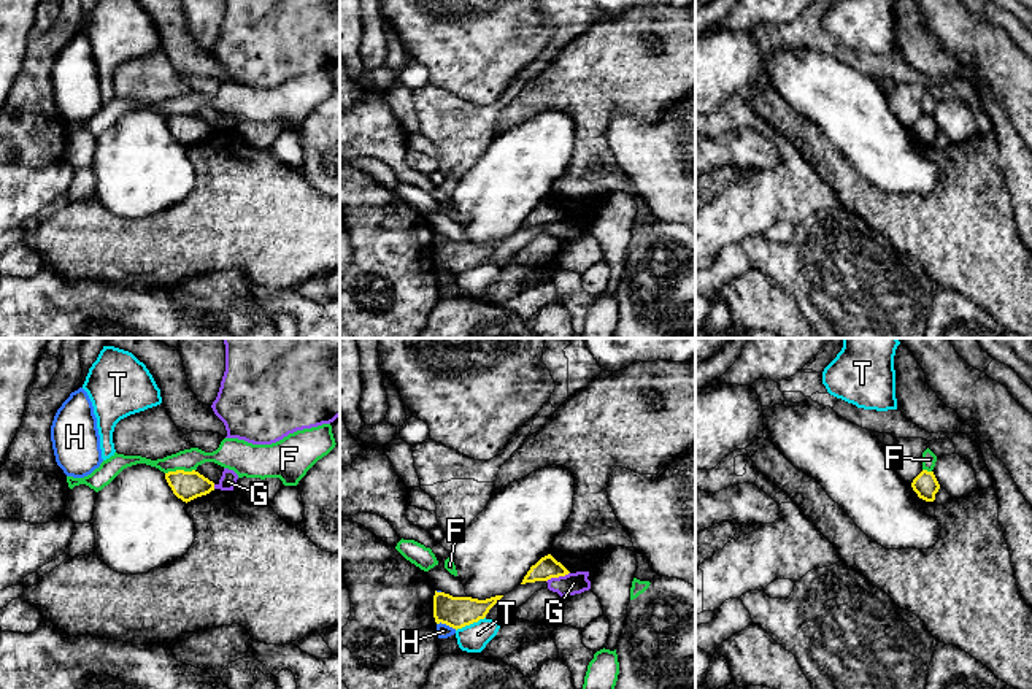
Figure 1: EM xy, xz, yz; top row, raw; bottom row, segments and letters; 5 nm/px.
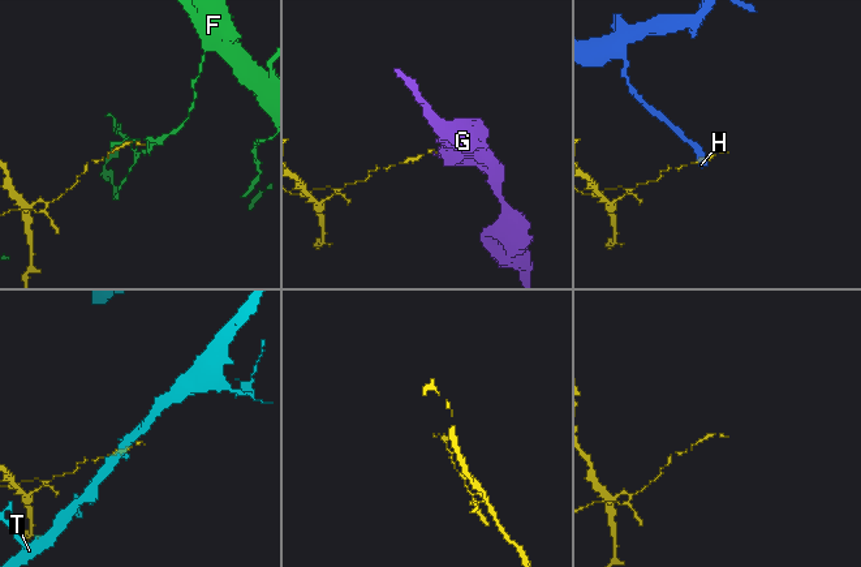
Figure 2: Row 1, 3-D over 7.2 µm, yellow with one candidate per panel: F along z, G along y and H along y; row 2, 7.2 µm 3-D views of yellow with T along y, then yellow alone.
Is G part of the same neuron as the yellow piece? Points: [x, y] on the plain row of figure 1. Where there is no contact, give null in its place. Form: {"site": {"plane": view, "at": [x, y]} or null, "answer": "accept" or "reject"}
{"site": {"plane": "xz", "at": [558, 221]}, "answer": "reject"}

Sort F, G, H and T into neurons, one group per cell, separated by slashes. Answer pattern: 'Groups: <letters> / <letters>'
Groups: F / G / H / T

